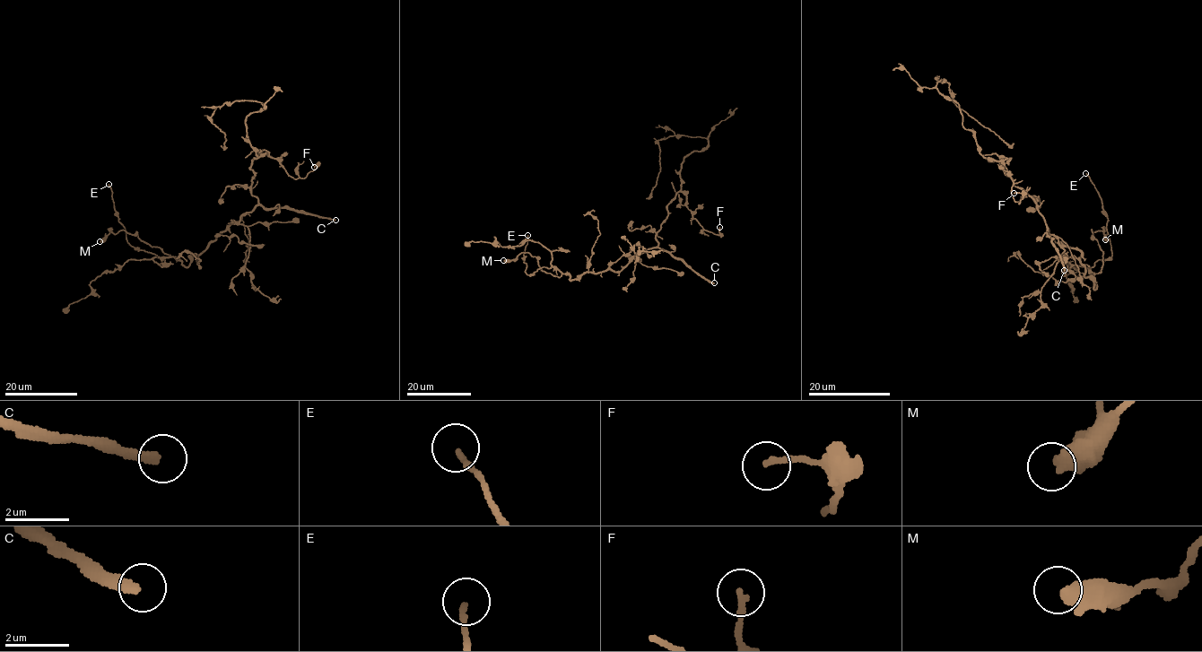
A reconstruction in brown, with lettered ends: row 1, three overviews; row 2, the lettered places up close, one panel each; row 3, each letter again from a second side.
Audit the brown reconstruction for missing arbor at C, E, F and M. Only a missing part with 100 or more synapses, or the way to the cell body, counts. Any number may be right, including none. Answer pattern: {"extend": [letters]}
{"extend": ["C"]}

